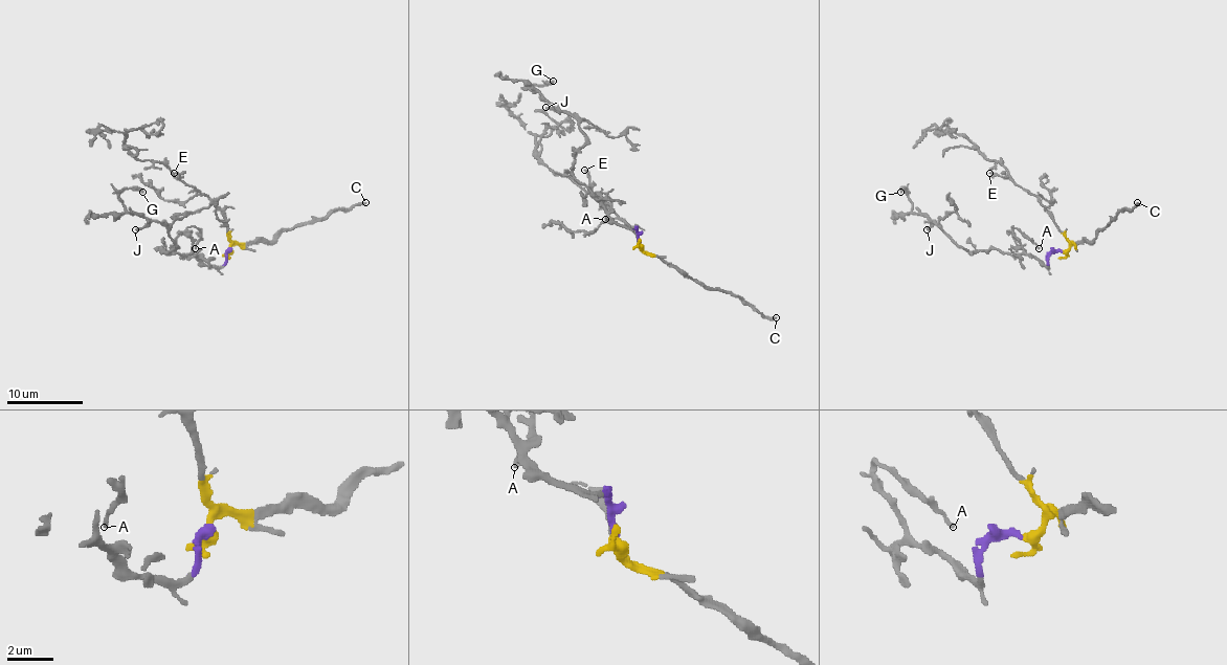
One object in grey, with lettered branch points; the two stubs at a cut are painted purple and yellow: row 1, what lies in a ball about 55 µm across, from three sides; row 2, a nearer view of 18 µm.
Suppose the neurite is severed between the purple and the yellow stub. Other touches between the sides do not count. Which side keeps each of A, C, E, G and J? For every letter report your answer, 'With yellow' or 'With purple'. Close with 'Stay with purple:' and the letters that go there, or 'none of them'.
A: With purple
C: With yellow
E: With yellow
G: With purple
J: With purple
Stay with purple: A, G, J

